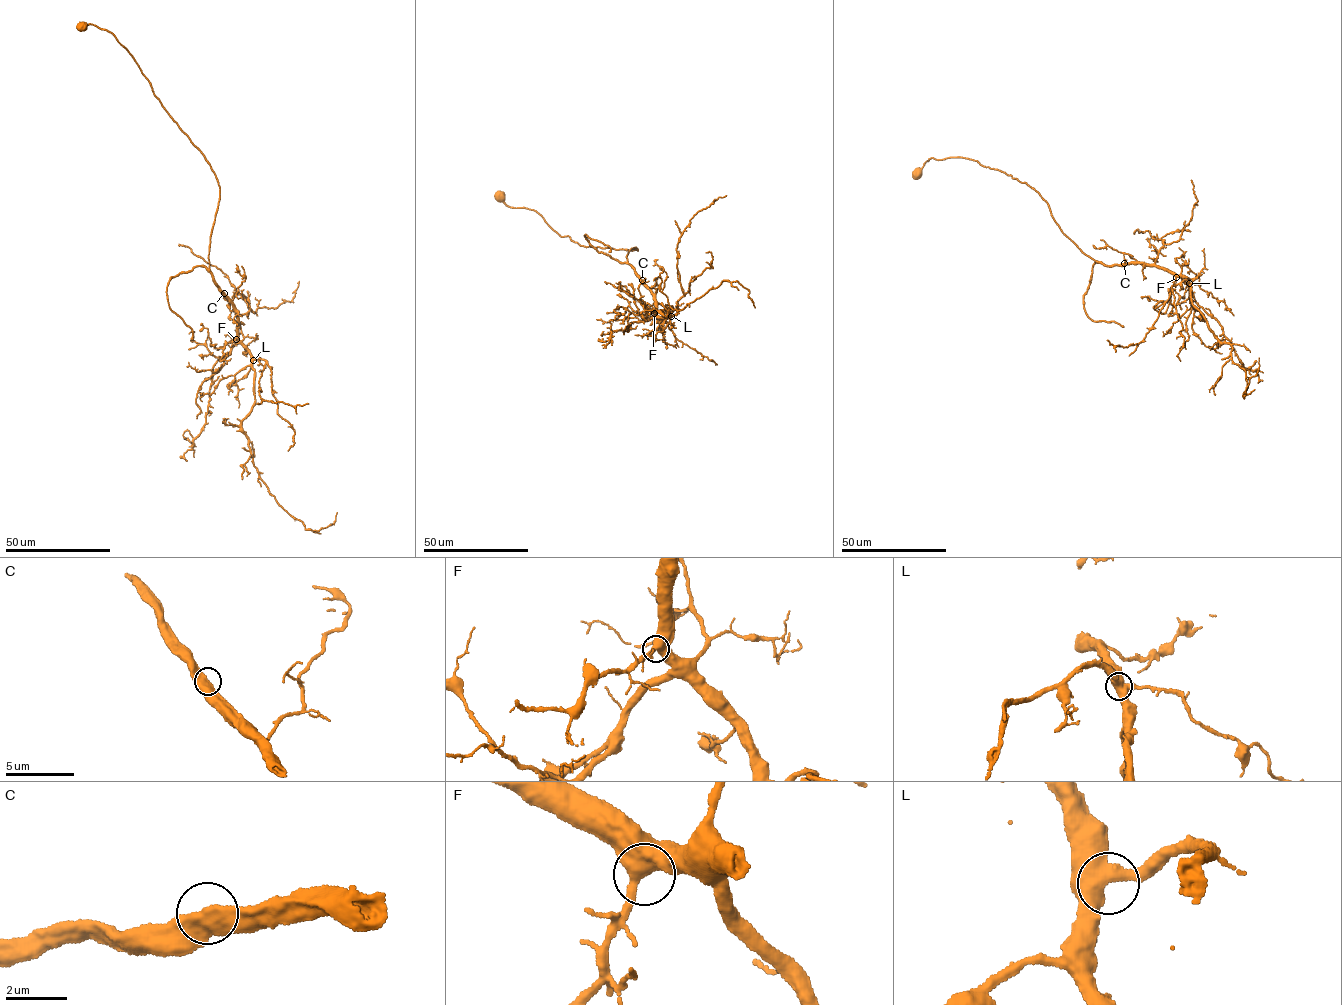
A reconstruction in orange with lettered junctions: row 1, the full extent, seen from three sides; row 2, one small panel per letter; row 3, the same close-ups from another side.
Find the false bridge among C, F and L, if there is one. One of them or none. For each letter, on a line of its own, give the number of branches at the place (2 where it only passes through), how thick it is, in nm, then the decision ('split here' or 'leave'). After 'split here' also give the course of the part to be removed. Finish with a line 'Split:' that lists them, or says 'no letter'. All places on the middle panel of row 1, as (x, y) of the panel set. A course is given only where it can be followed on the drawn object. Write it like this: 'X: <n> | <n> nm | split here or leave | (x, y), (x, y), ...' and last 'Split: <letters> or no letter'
C: 2 | 550 nm | leave
F: 2 | 550 nm | leave
L: 2 | 550 nm | leave
Split: no letter

